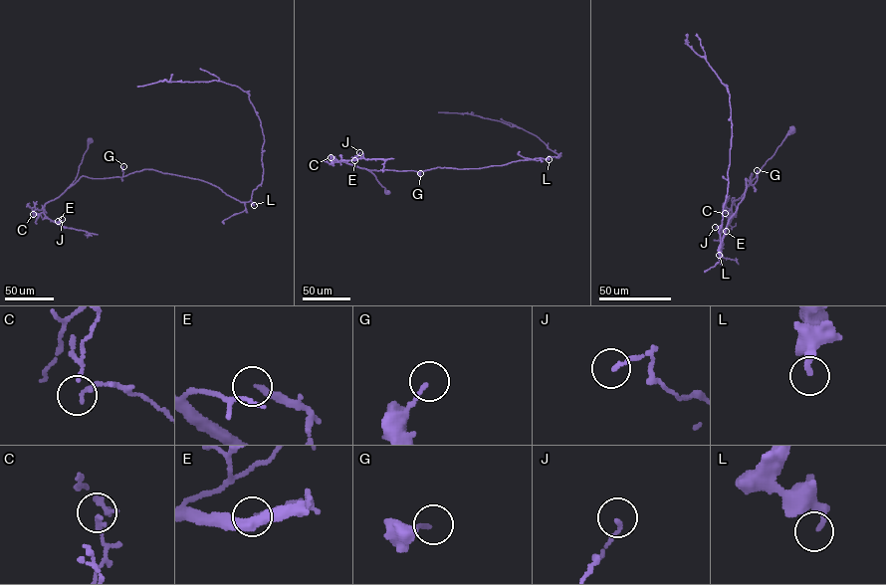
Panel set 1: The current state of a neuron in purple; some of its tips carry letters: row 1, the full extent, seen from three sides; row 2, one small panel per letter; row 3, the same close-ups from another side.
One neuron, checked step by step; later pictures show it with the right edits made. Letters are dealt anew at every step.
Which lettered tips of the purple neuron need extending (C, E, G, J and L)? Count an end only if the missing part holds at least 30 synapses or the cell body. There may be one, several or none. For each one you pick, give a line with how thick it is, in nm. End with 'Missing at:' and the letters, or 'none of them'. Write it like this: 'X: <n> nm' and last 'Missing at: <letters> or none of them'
Missing at: none of them

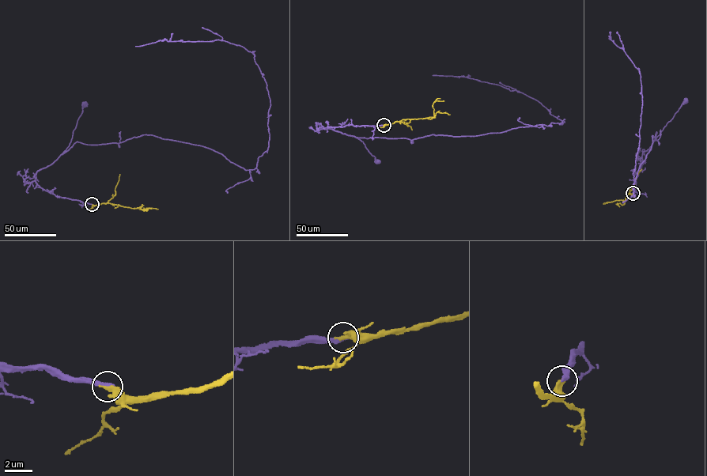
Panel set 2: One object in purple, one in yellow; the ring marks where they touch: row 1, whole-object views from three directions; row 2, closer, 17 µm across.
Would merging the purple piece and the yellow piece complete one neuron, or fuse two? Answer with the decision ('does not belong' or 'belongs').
belongs

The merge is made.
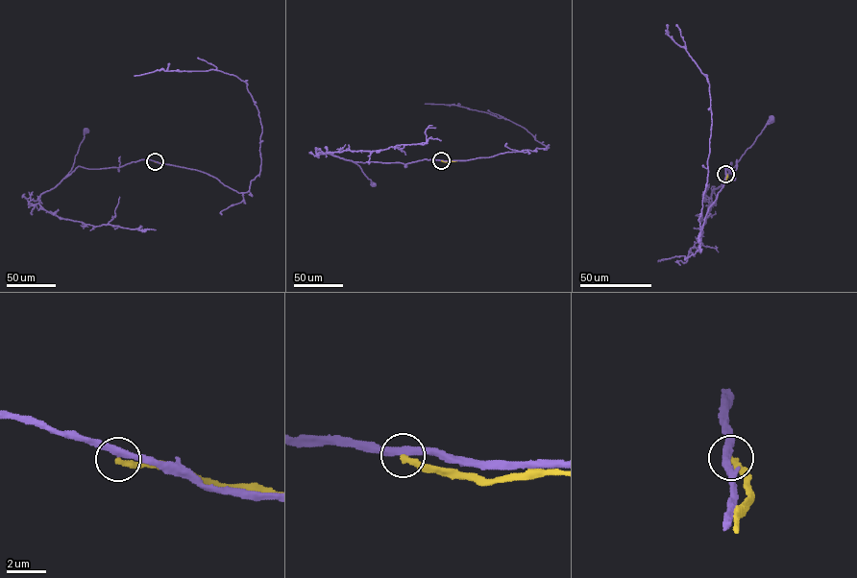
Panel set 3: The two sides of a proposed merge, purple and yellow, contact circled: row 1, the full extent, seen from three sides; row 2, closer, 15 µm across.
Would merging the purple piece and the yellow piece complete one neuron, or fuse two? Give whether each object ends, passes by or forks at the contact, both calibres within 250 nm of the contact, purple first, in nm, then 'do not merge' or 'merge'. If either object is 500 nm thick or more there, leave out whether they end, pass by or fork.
purple passes by; yellow ends; calibres 360 and 280 nm; do not merge

